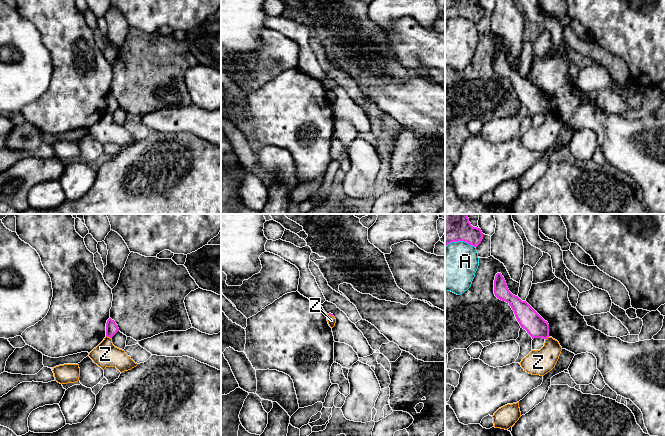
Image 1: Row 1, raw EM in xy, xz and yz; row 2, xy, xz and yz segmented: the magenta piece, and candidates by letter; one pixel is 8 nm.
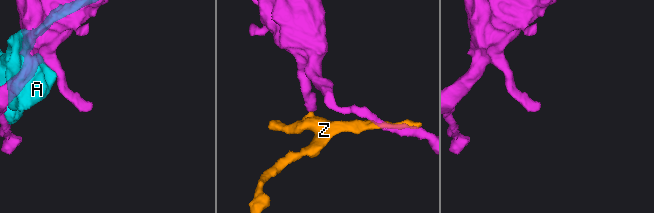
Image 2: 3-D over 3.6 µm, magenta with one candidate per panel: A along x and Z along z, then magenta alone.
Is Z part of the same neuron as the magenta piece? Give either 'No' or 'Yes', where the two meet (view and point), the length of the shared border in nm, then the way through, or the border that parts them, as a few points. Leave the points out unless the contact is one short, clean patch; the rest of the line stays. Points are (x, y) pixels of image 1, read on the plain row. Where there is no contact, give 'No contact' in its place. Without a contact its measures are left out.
No. Touches magenta at xy (109, 112). Shared border 50 nm. Boundary: xy (106, 111), (111, 114)

